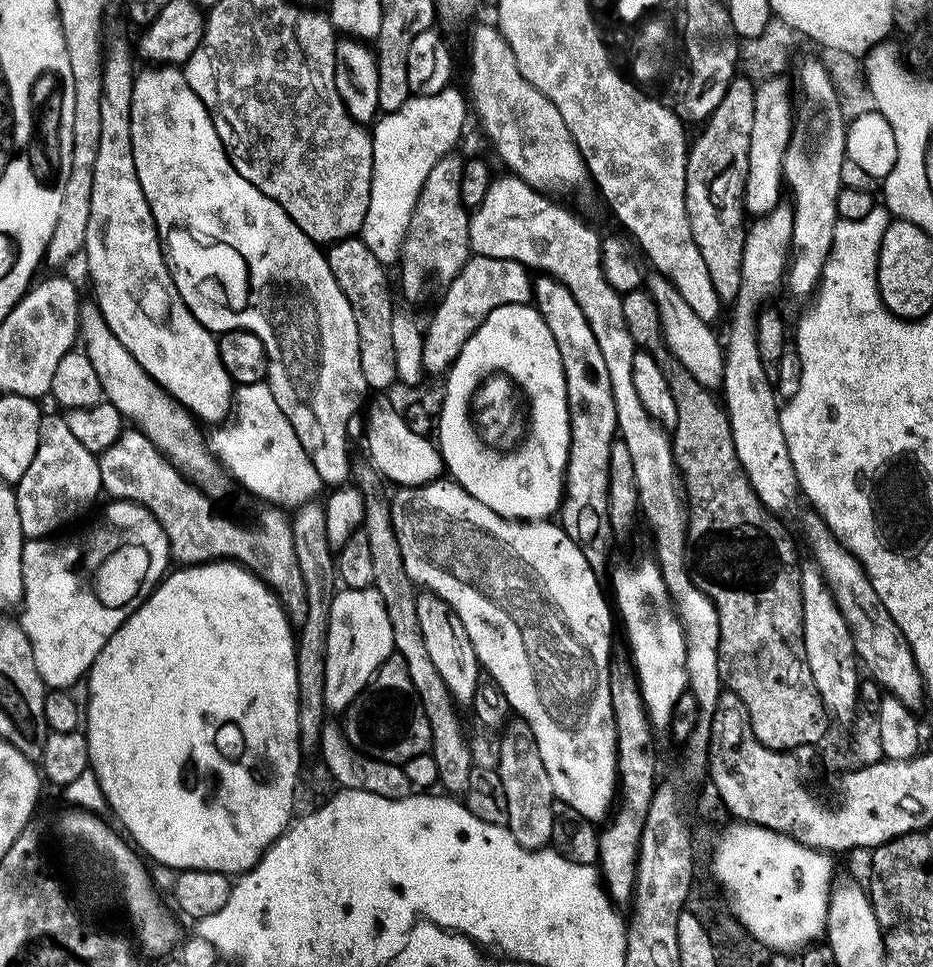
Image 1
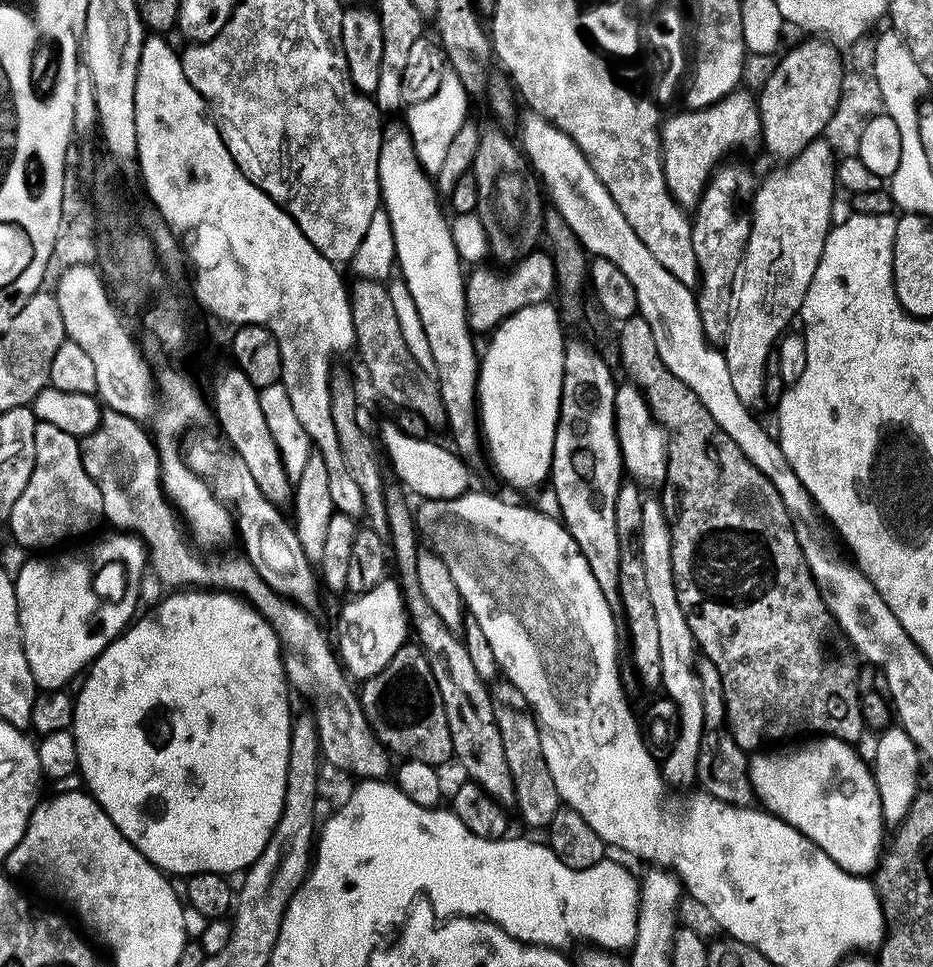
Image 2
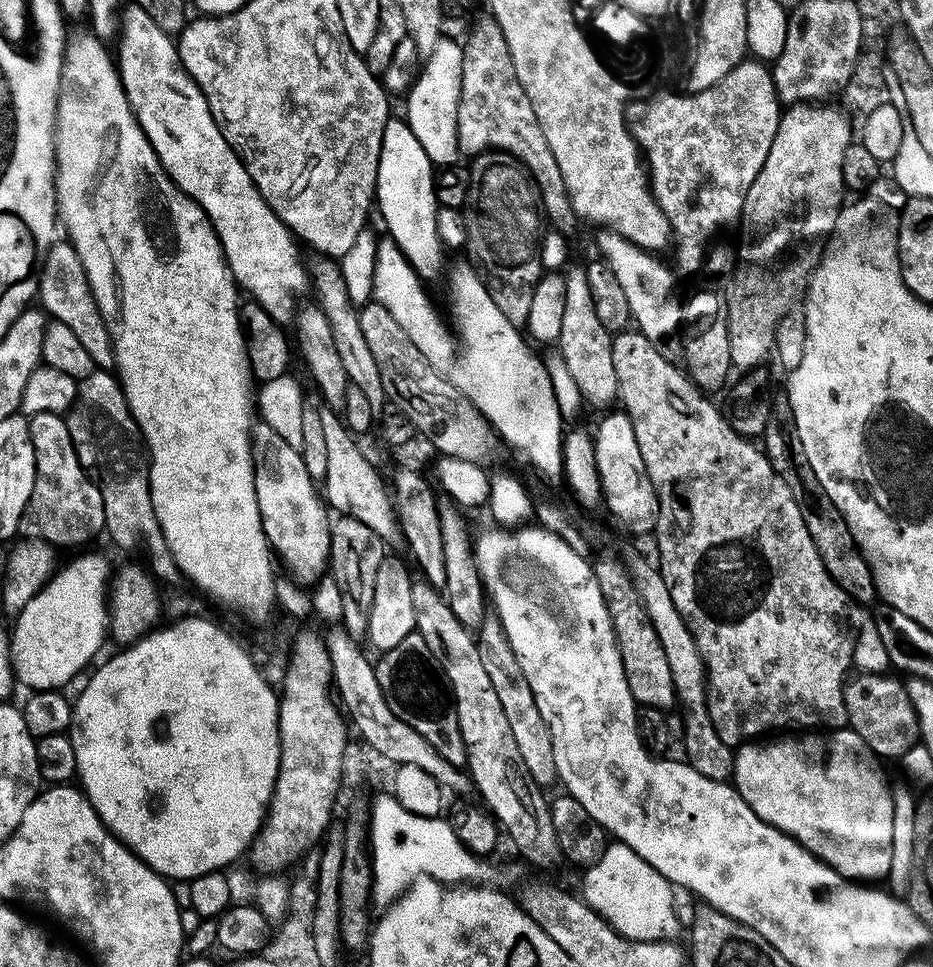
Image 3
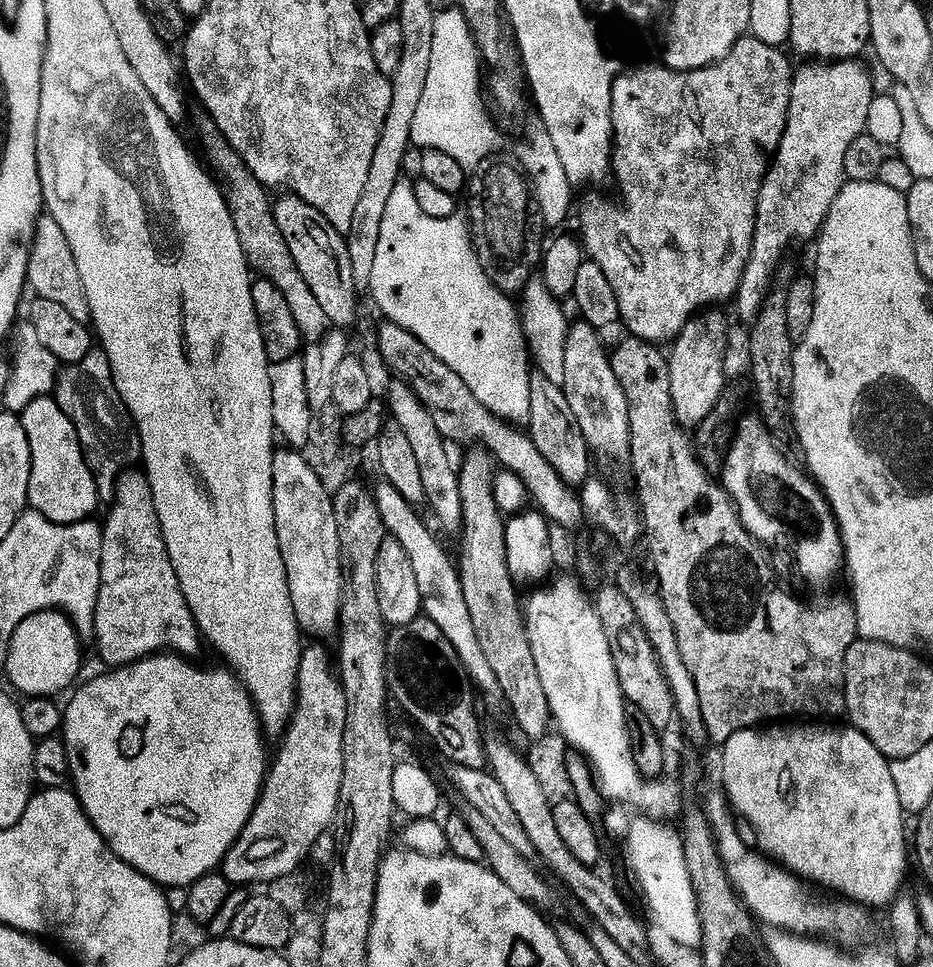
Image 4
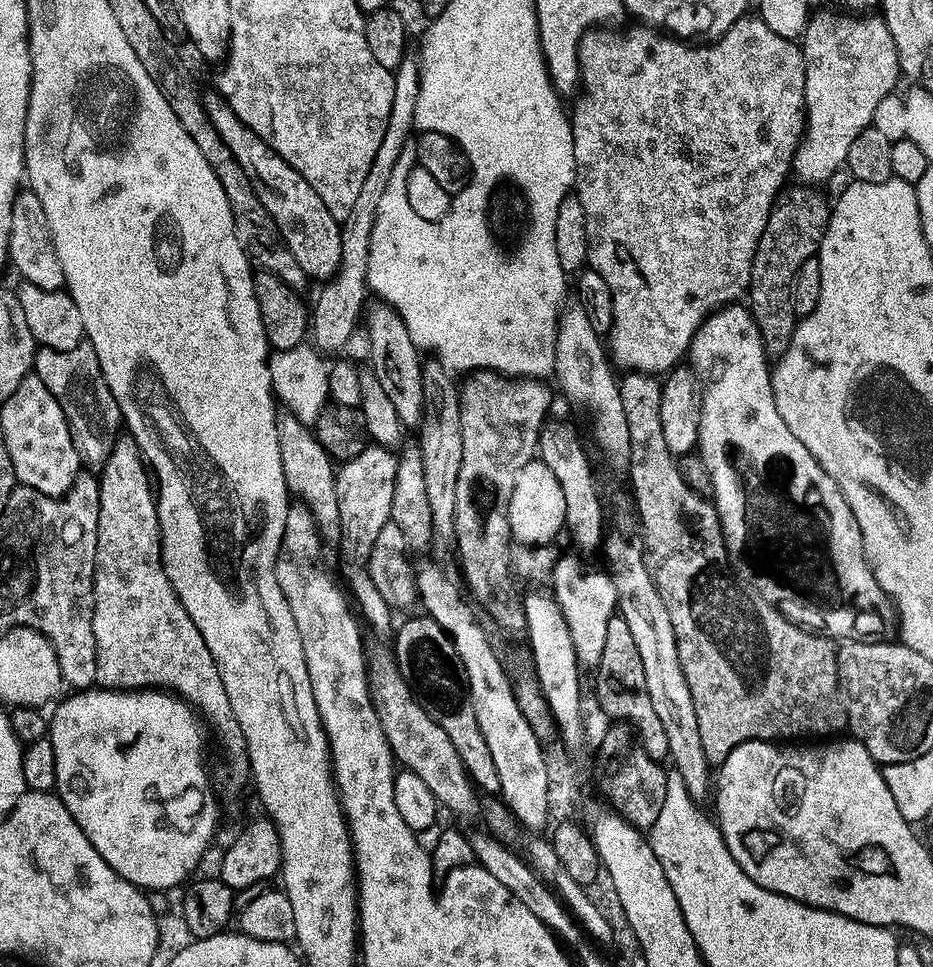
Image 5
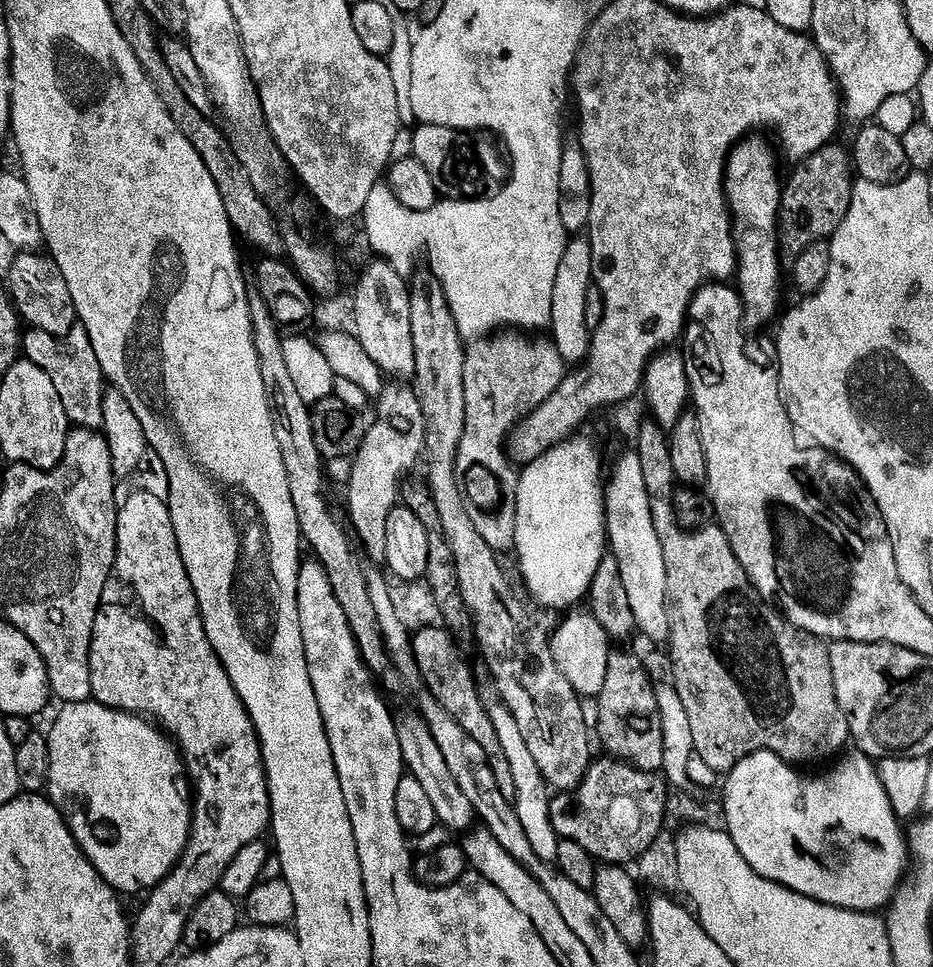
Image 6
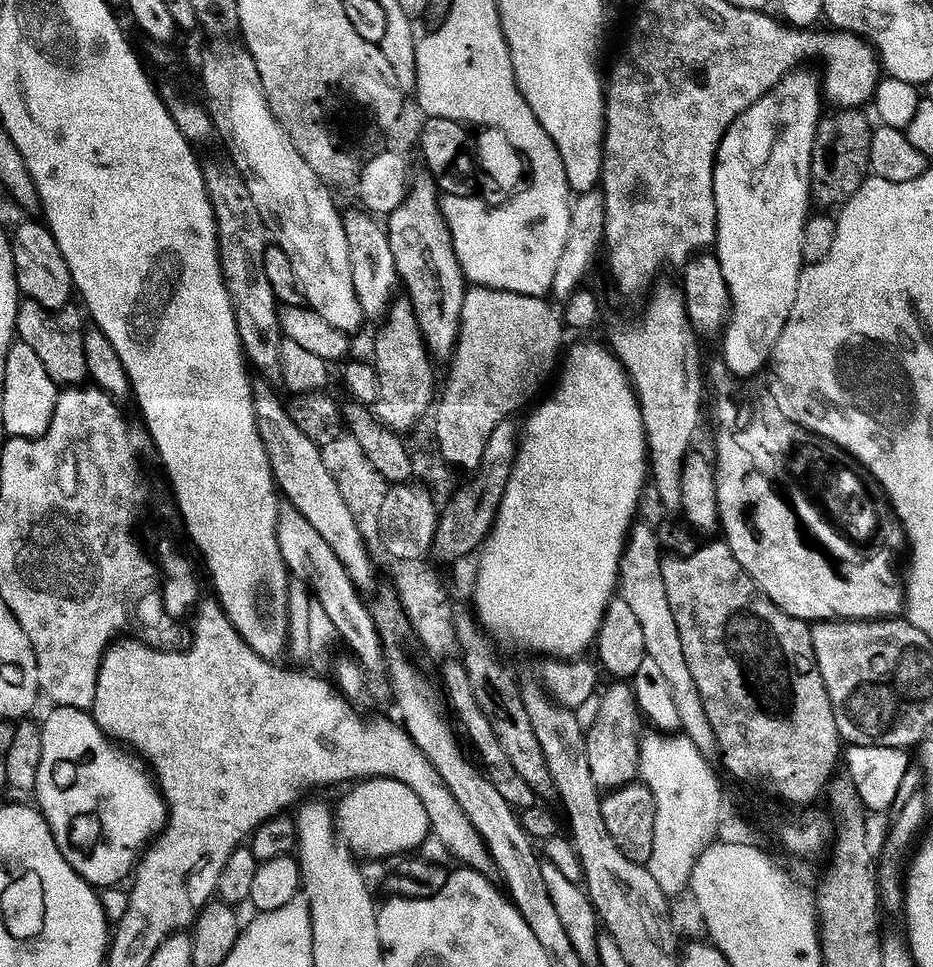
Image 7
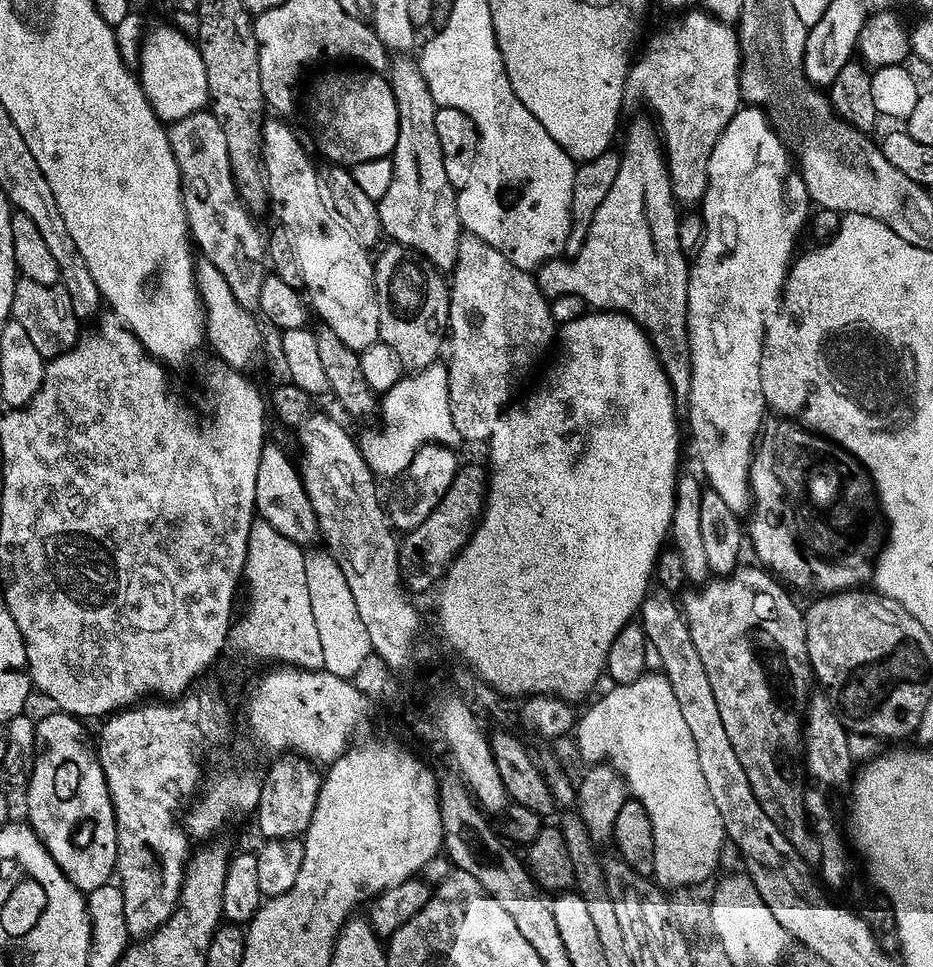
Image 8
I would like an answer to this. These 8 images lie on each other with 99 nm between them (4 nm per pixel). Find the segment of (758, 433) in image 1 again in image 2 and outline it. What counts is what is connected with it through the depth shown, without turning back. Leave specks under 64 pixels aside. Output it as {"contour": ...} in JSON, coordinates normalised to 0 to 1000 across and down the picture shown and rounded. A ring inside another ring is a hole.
{"contour":[[[886,144],[869,145],[860,156],[839,171],[837,178],[827,178],[819,187],[814,187],[804,208],[806,233],[804,246],[791,279],[787,283],[787,296],[782,308],[782,337],[774,354],[774,363],[778,378],[782,382],[782,395],[793,415],[801,420],[808,419],[819,405],[819,384],[824,384],[825,369],[837,347],[840,346],[848,331],[854,330],[864,300],[868,300],[868,287],[877,279],[881,267],[883,248],[893,235],[892,206],[898,200],[896,189],[896,171],[894,154]]]}

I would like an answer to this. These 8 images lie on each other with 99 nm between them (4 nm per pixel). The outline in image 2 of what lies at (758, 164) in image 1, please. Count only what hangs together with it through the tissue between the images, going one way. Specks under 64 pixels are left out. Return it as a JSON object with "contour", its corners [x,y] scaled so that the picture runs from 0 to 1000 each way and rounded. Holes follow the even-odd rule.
{"contour":[[[864,39],[861,43],[853,48],[844,51],[839,59],[836,58],[832,65],[831,72],[825,77],[823,83],[820,85],[819,90],[814,92],[812,95],[812,107],[815,109],[815,139],[817,142],[817,149],[820,149],[830,160],[836,164],[836,168],[844,168],[849,164],[850,161],[856,159],[857,156],[865,150],[869,145],[876,144],[886,133],[890,122],[894,118],[894,114],[898,110],[898,101],[900,100],[900,93],[902,91],[902,81],[905,80],[905,62],[902,61],[901,55],[898,56],[899,51],[897,47],[891,42],[886,42],[882,39]]]}

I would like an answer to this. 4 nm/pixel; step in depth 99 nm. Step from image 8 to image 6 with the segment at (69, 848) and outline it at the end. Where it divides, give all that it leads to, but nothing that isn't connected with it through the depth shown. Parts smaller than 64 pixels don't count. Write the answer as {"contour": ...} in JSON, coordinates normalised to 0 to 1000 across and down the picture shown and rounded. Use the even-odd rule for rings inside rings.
{"contour":[[[101,723],[75,724],[63,729],[56,750],[49,753],[51,775],[54,776],[54,796],[51,797],[51,814],[49,822],[61,838],[69,844],[73,857],[77,860],[81,874],[90,880],[90,885],[105,900],[107,907],[113,910],[125,923],[150,922],[161,920],[171,909],[186,897],[192,889],[195,879],[202,870],[202,860],[206,857],[206,827],[204,826],[204,808],[197,793],[197,784],[193,775],[166,748],[160,747],[155,741],[147,740],[140,736],[133,736],[130,732],[119,732],[106,728]]]}

